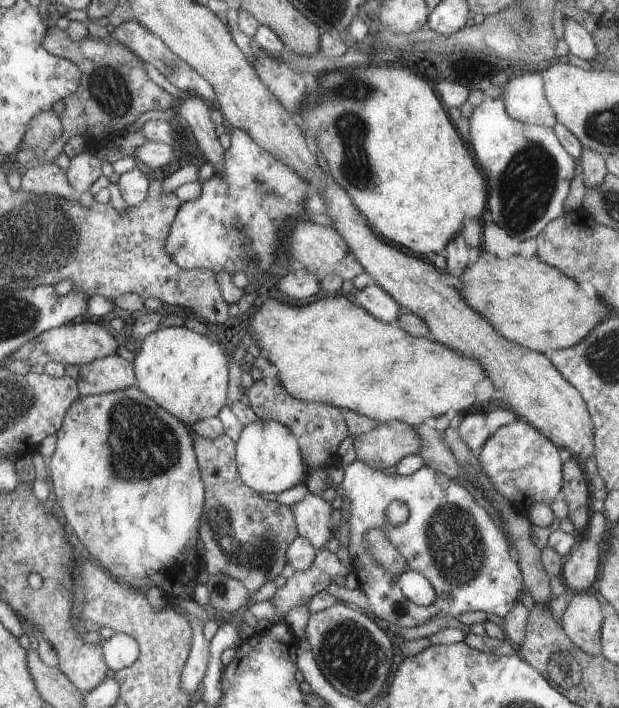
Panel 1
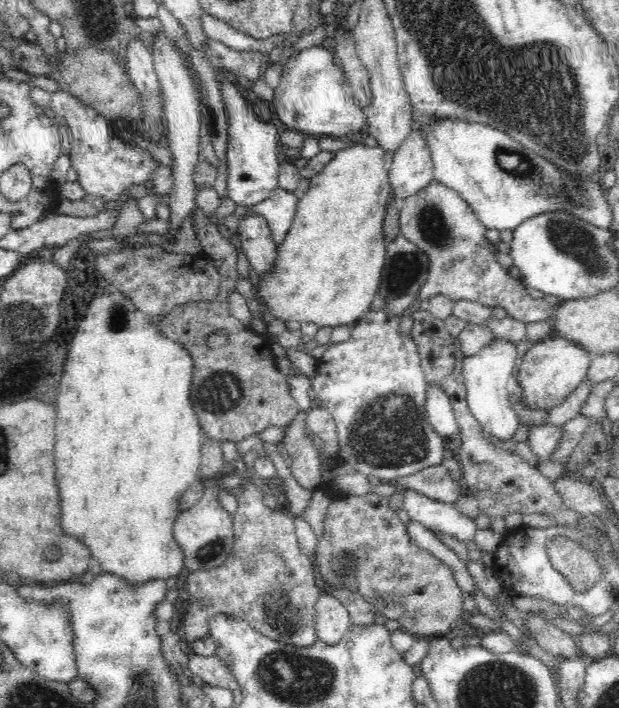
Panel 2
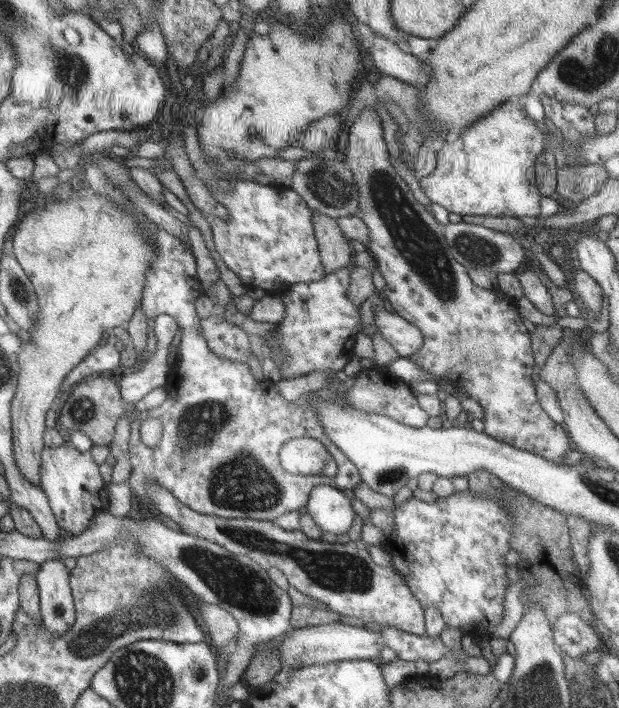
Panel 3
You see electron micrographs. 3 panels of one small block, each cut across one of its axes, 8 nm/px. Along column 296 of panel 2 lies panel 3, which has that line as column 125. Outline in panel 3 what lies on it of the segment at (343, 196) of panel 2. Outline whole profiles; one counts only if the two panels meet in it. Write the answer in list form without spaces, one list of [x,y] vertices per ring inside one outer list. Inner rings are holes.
[[[81,186],[79,190],[79,196],[71,196],[69,200],[57,200],[55,204],[45,204],[43,208],[37,208],[35,212],[25,212],[23,220],[17,224],[15,228],[15,234],[11,238],[11,248],[13,248],[13,258],[15,262],[21,264],[23,272],[27,274],[27,278],[31,278],[31,286],[35,286],[35,296],[39,298],[39,320],[33,324],[33,328],[27,330],[27,334],[31,334],[31,340],[29,342],[23,342],[21,346],[21,352],[19,352],[19,366],[21,366],[21,374],[17,378],[17,392],[15,392],[15,398],[11,400],[11,424],[13,424],[13,456],[15,456],[15,462],[21,470],[21,474],[31,482],[35,484],[35,488],[39,488],[39,482],[41,482],[41,452],[45,448],[45,440],[41,440],[41,436],[45,436],[45,426],[43,426],[43,414],[45,410],[49,410],[49,406],[53,404],[55,400],[55,394],[57,390],[61,390],[61,384],[63,380],[67,378],[67,374],[83,364],[85,354],[89,352],[87,348],[93,348],[97,342],[99,342],[99,336],[103,330],[107,328],[115,328],[115,326],[123,326],[123,322],[129,322],[135,312],[139,310],[141,306],[141,300],[143,300],[143,292],[145,292],[145,284],[147,284],[147,266],[153,262],[155,254],[153,254],[153,246],[147,244],[147,236],[139,230],[139,220],[135,216],[129,214],[129,210],[123,210],[123,208],[117,208],[113,204],[111,198],[107,196],[101,196],[97,192],[93,192],[89,186]]]

